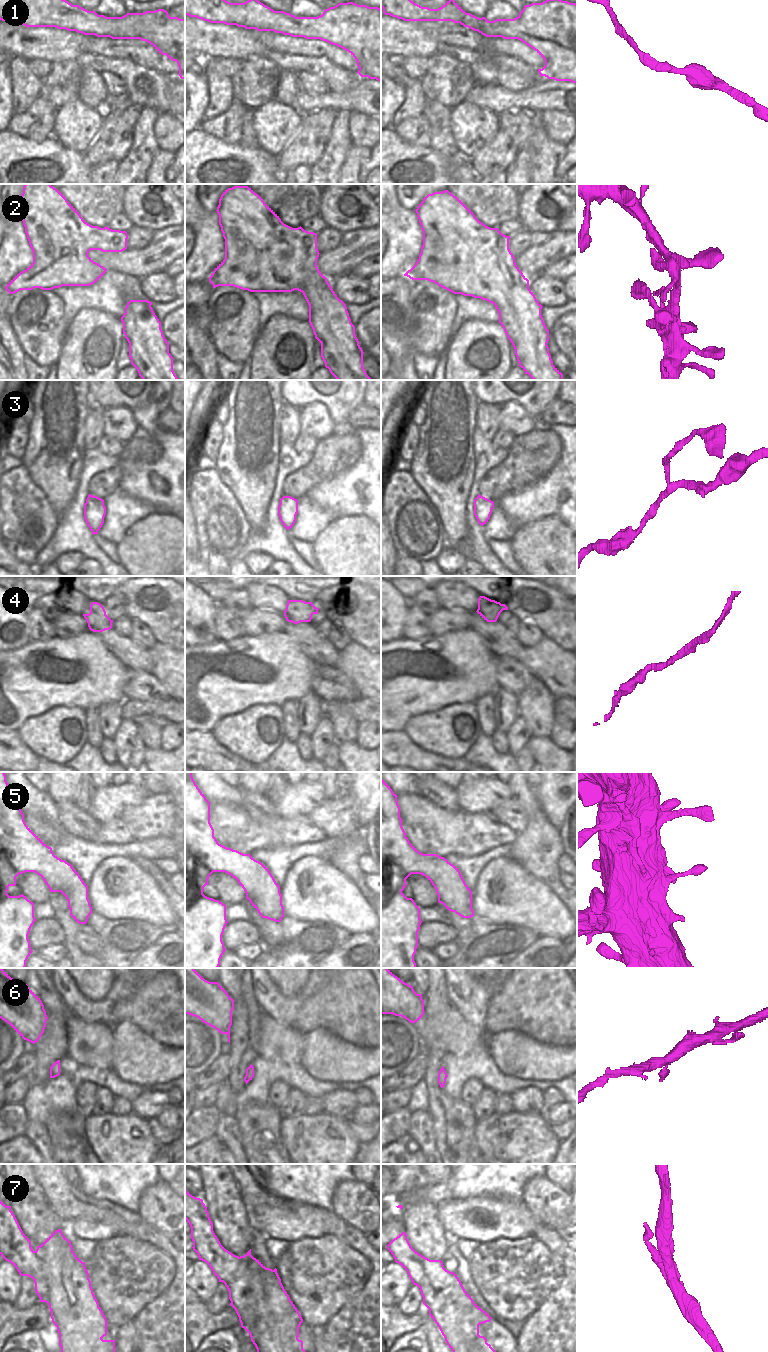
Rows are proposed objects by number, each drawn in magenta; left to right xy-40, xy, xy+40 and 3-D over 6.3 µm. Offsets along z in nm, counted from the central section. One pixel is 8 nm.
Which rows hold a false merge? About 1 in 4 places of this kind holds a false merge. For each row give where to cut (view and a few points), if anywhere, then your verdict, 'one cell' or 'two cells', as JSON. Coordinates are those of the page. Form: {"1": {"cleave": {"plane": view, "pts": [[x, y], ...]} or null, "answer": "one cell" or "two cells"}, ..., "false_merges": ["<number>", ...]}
{"1": {"cleave": null, "answer": "one cell"}, "2": {"cleave": null, "answer": "one cell"}, "3": {"cleave": null, "answer": "one cell"}, "4": {"cleave": null, "answer": "one cell"}, "5": {"cleave": null, "answer": "one cell"}, "6": {"cleave": null, "answer": "one cell"}, "7": {"cleave": {"plane": "xy", "pts": [[249, 1265], [241, 1275], [223, 1282]]}, "answer": "two cells"}, "false_merges": ["7"]}

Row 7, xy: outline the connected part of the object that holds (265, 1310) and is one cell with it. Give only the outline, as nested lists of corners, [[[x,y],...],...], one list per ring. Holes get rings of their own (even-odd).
[[[251,1249],[240,1258],[249,1267],[234,1281],[226,1278],[223,1283],[229,1291],[230,1306],[235,1309],[241,1327],[249,1333],[257,1352],[305,1352],[303,1341],[298,1339],[303,1319],[285,1291],[277,1269],[266,1268],[251,1255]]]

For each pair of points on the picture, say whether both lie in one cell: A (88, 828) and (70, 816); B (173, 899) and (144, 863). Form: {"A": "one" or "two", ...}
{"A": "one", "B": "one"}

